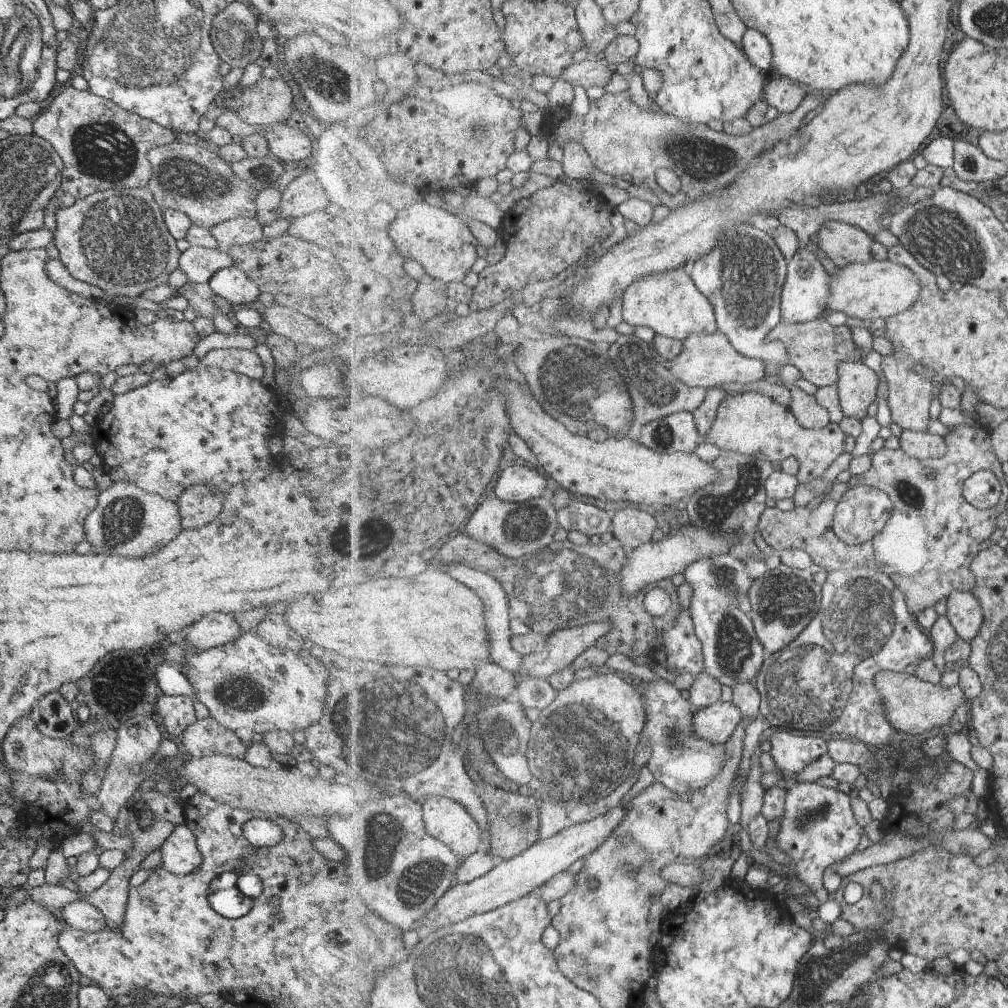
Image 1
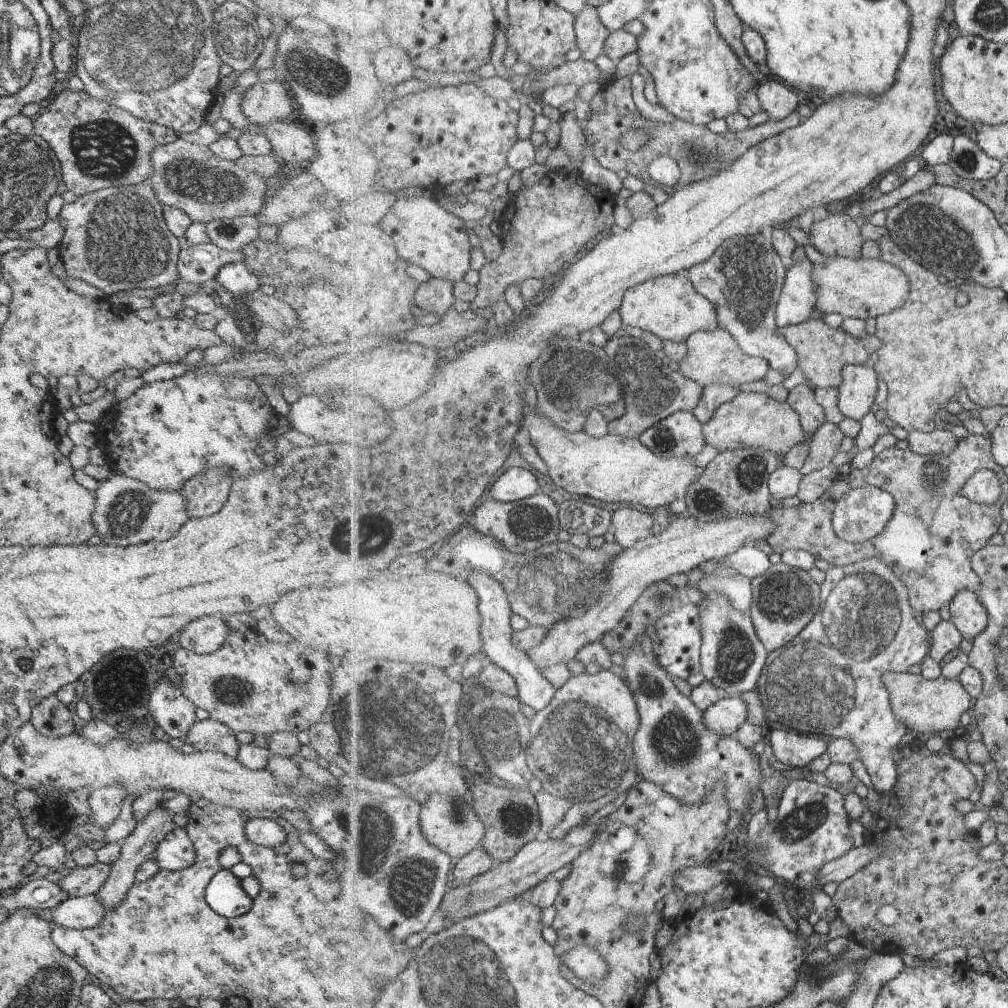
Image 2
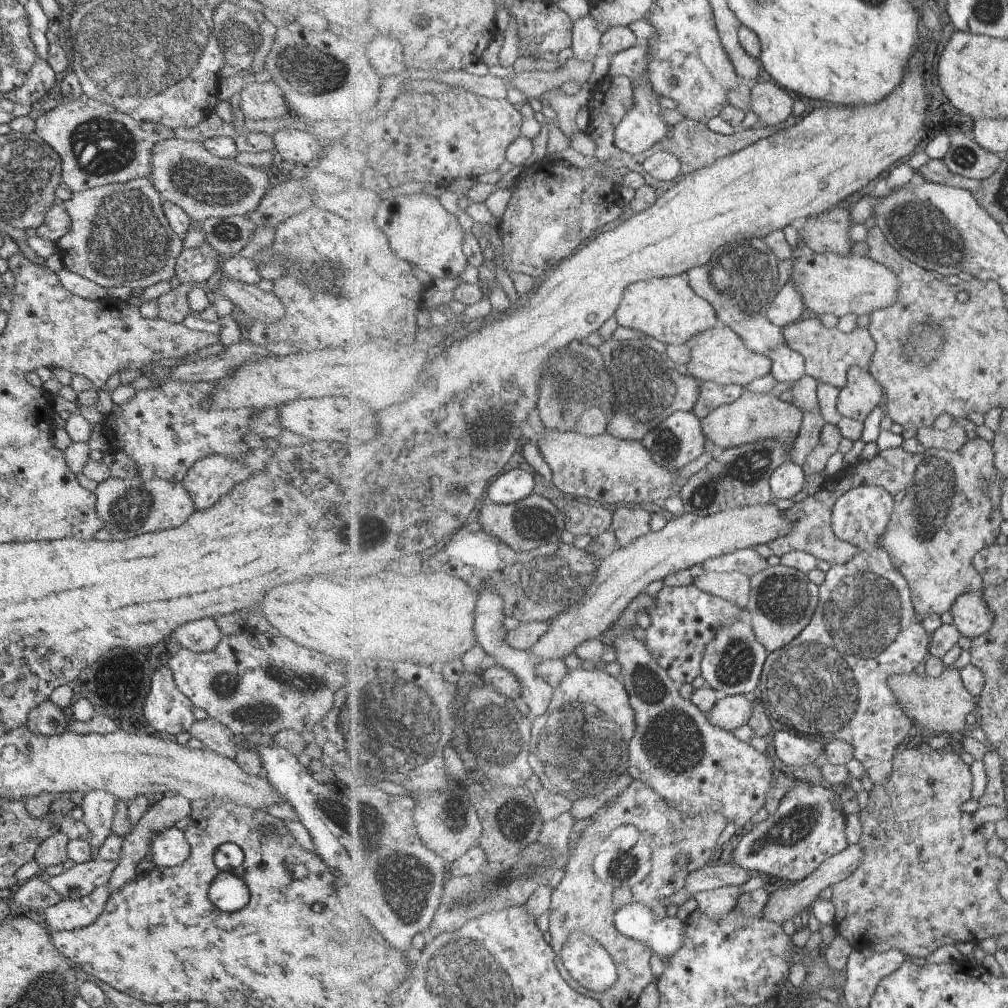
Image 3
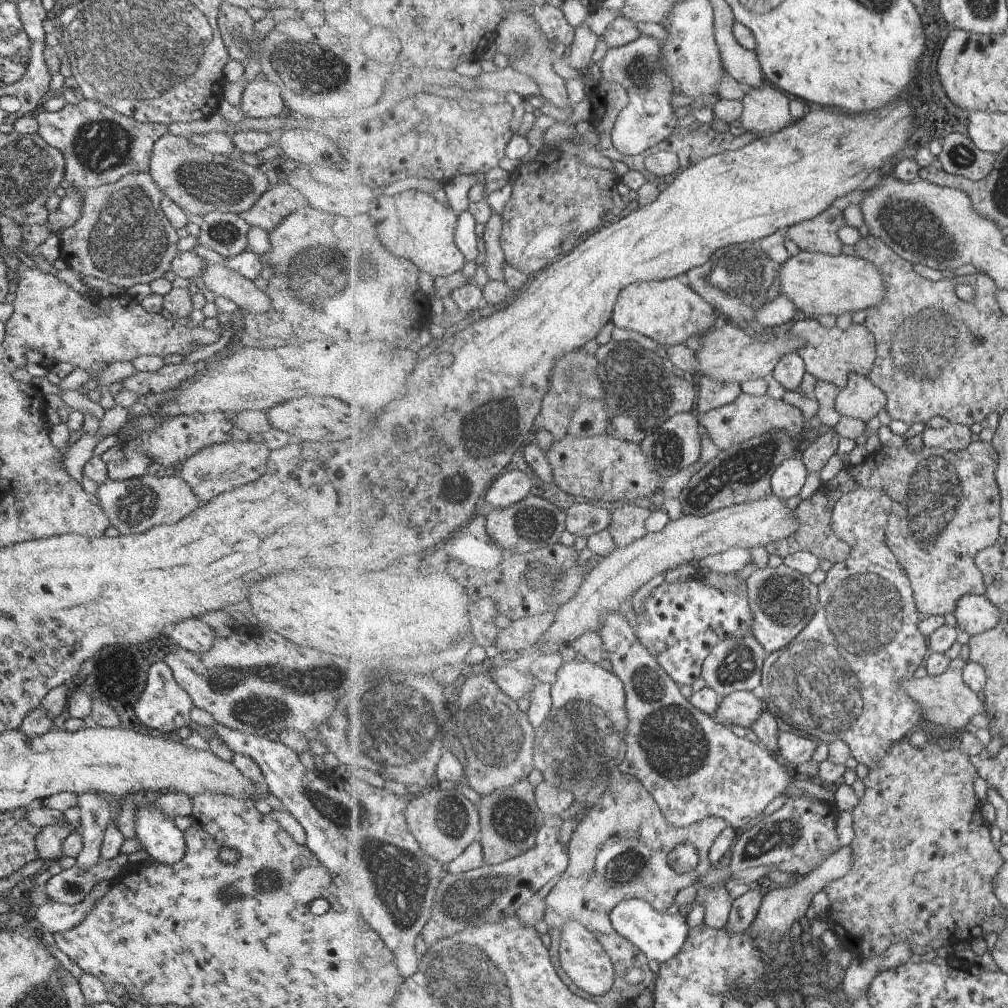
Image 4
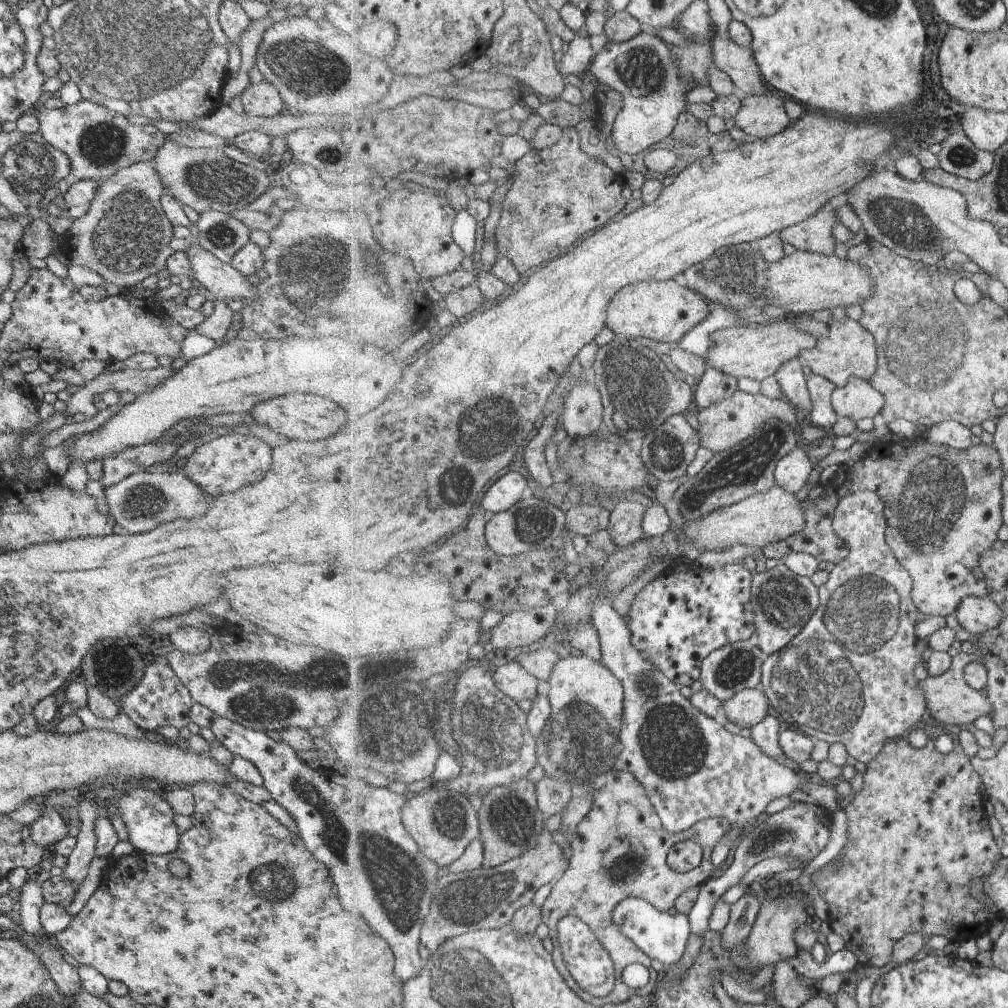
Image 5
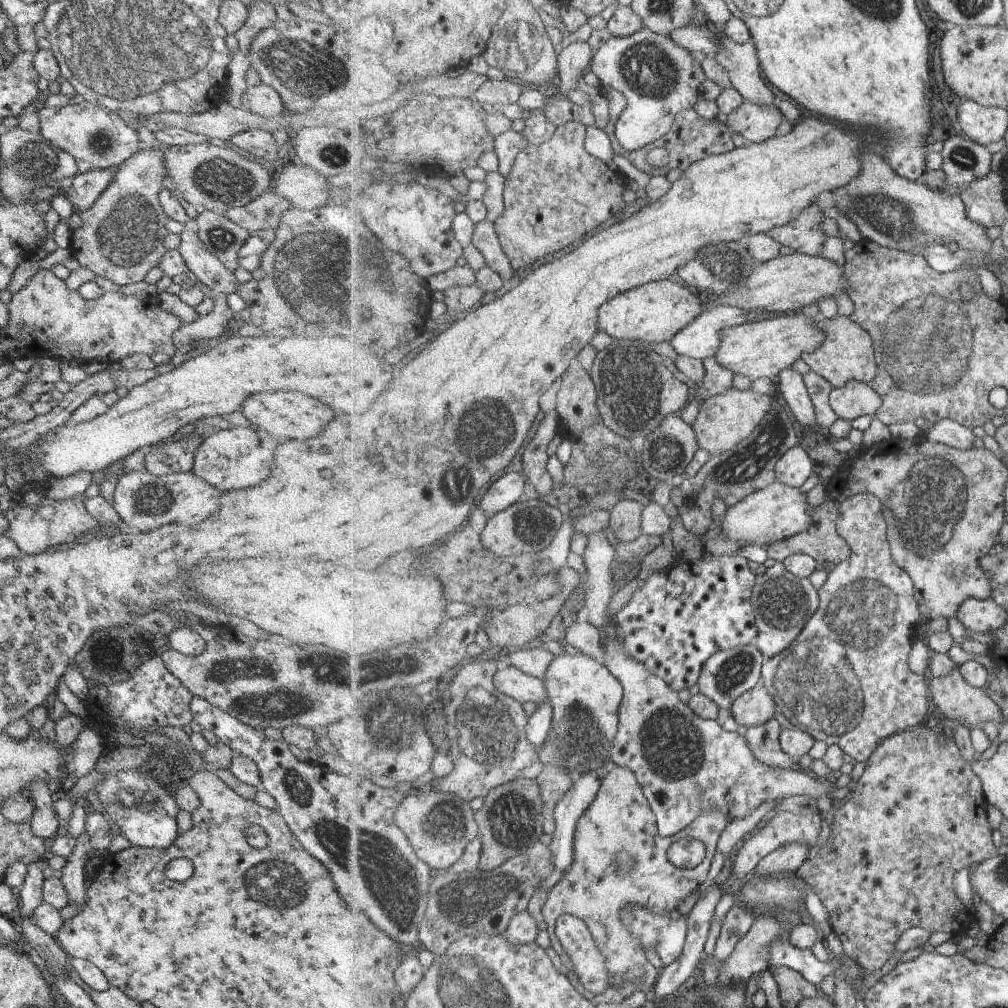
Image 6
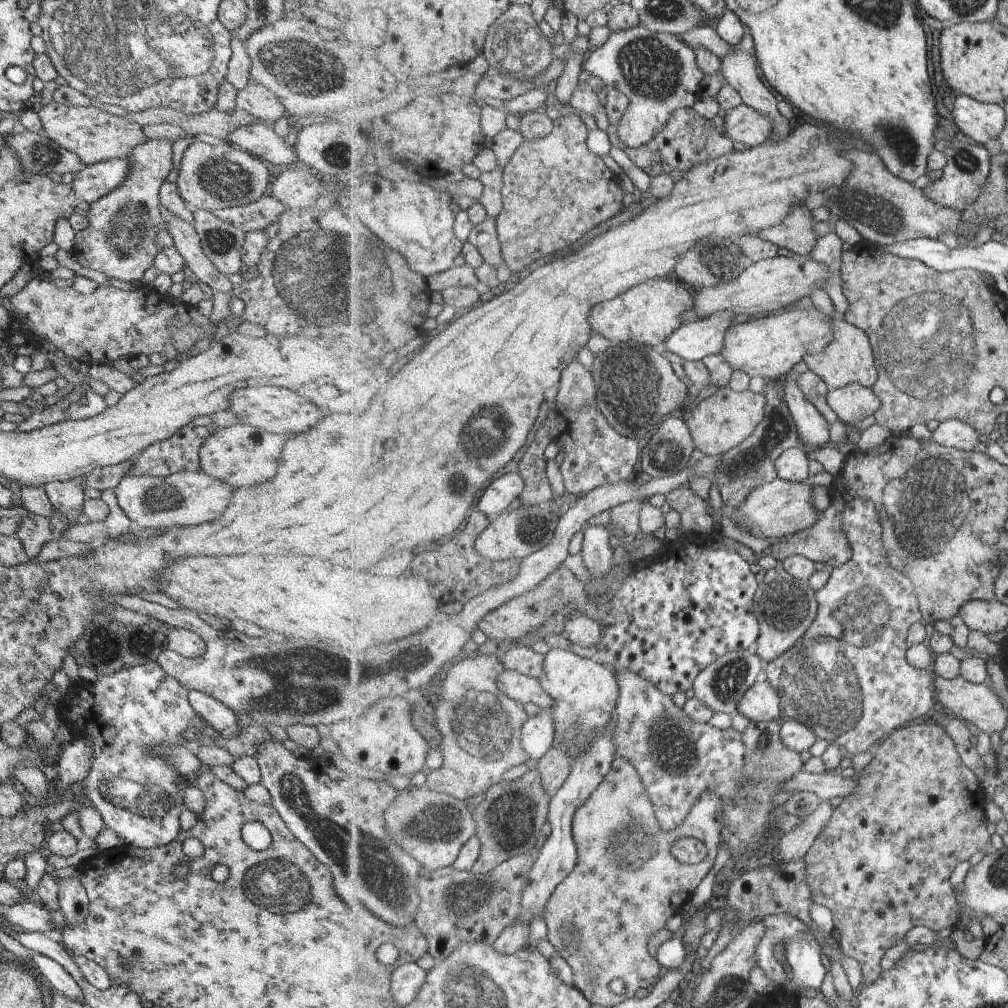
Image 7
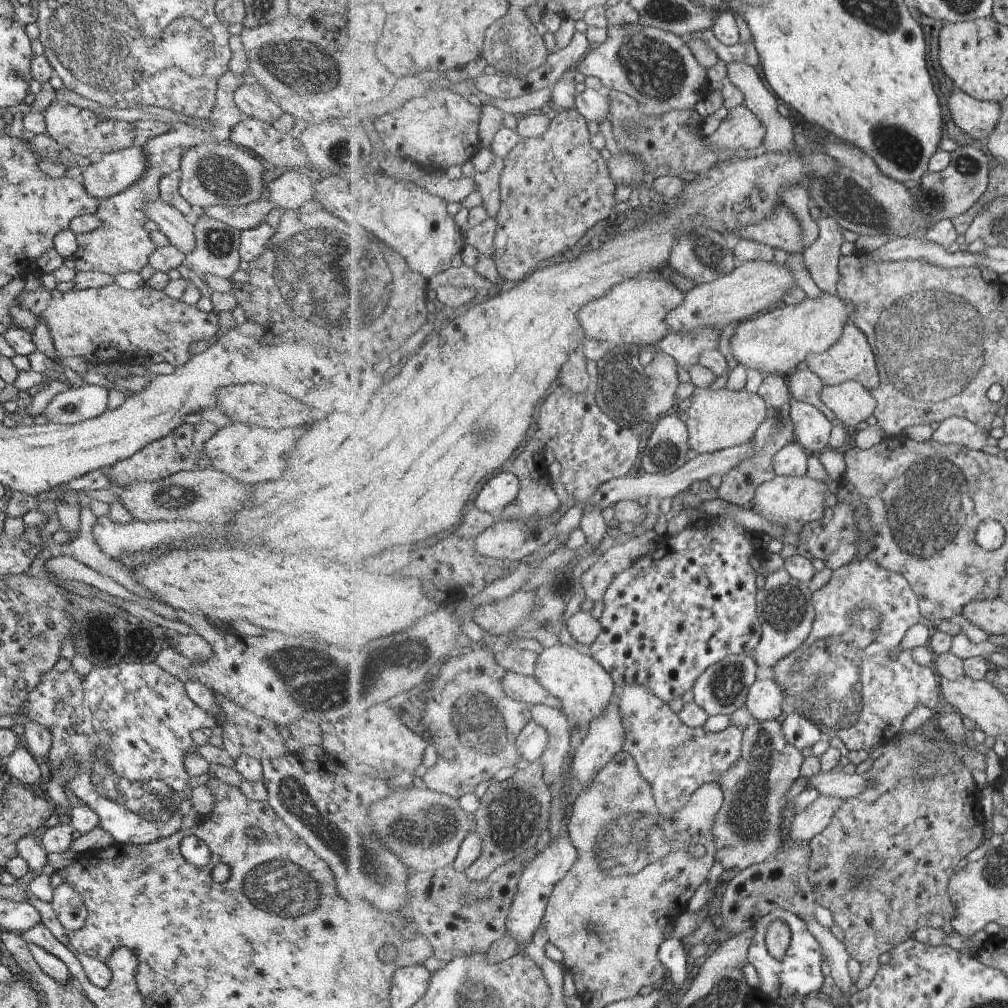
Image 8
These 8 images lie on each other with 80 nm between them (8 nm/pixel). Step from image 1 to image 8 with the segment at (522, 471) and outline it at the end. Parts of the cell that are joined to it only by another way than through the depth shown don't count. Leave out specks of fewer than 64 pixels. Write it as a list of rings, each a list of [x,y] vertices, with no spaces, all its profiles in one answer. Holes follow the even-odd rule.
[[[500,472],[483,486],[481,494],[474,499],[472,506],[497,515],[507,508],[519,492],[519,478],[510,472]]]

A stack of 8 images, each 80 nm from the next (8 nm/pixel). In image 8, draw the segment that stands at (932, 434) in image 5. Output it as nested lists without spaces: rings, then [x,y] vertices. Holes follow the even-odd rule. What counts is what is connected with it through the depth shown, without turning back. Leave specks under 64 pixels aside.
[[[953,416],[939,425],[933,439],[940,443],[965,446],[970,450],[983,450],[990,442],[989,431],[964,417]]]

